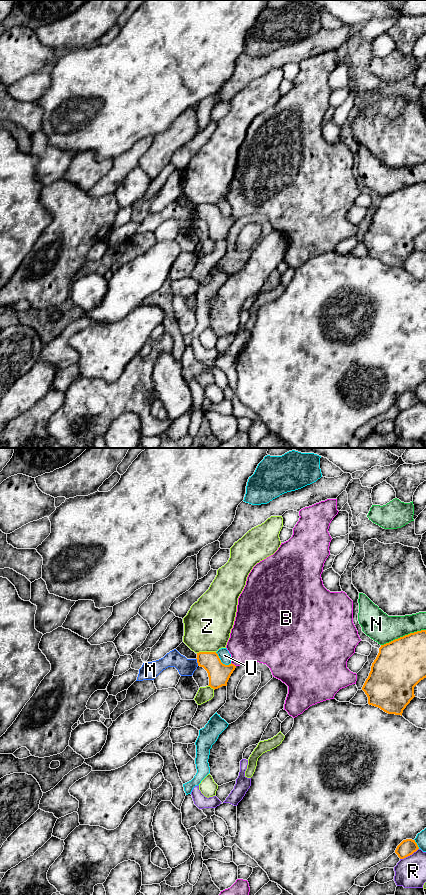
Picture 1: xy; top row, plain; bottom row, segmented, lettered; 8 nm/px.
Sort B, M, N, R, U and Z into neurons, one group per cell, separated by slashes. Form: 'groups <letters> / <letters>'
groups B / M / N / R / U / Z

